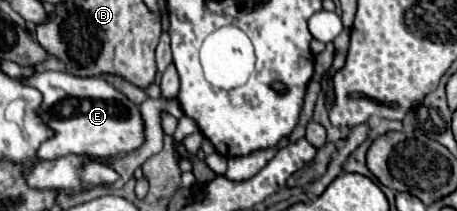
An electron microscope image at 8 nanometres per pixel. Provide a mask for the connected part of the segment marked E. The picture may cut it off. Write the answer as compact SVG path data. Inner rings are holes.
M44 71L22 81L26 81L26 85L34 85L44 95L38 115L44 117L44 121L56 131L50 141L40 145L38 157L54 159L64 157L66 153L126 157L144 145L146 135L140 107L102 77L78 77L60 71Z

